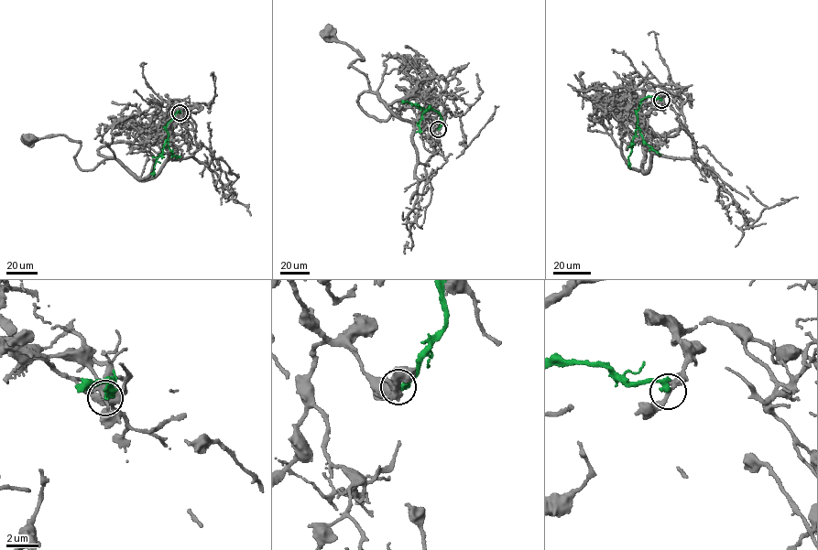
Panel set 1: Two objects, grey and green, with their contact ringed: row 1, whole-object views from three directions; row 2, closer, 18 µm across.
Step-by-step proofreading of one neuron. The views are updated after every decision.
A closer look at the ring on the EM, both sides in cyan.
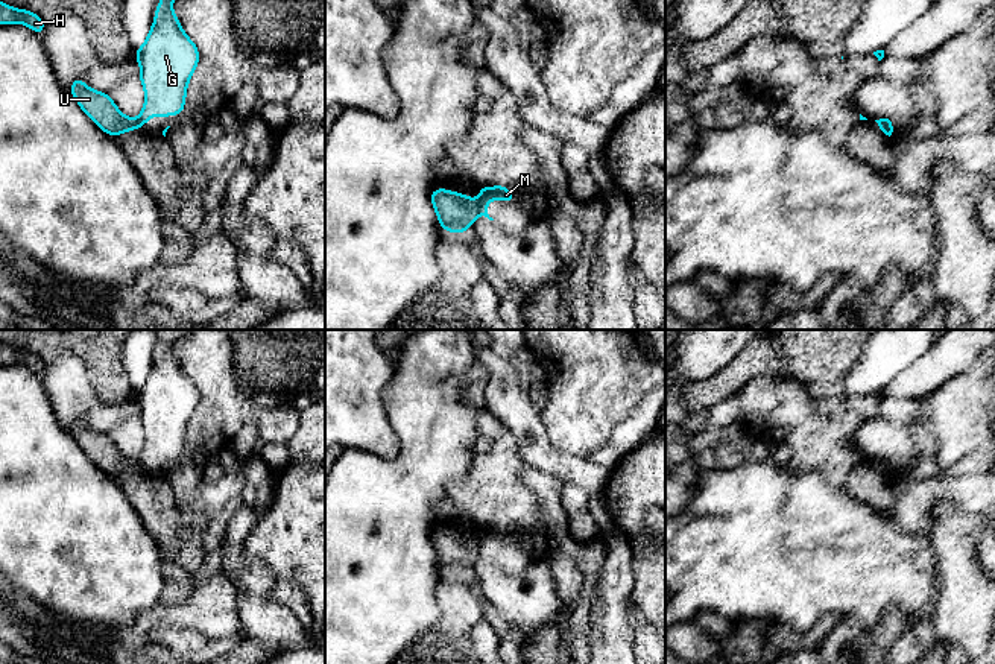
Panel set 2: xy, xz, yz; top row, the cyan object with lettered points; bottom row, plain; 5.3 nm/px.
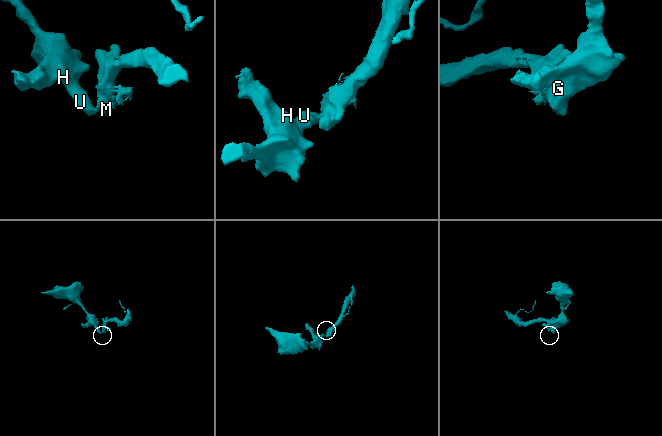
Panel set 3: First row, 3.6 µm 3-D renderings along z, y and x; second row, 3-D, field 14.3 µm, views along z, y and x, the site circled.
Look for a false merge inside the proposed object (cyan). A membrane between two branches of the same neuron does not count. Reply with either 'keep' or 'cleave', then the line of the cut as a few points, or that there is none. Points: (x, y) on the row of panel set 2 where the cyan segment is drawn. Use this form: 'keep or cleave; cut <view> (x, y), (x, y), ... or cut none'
cleave; cut xz (476, 202), (479, 213)

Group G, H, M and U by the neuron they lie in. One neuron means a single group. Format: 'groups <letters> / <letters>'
groups G M / H U

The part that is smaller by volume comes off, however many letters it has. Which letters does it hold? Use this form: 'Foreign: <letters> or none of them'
Foreign: G, M

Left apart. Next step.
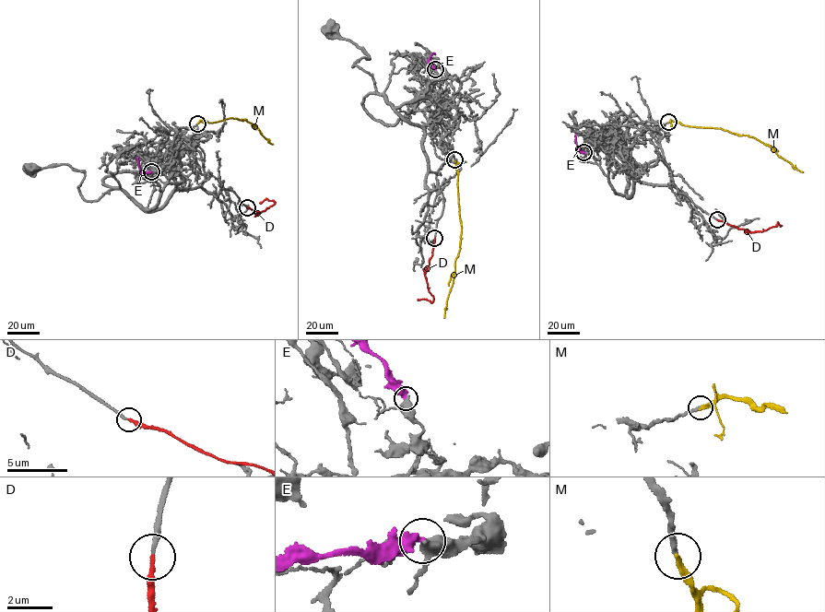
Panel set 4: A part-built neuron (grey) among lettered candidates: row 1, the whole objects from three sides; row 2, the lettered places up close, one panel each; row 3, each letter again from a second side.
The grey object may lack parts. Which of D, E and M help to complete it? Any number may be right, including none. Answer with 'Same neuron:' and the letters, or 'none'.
Same neuron: D, M

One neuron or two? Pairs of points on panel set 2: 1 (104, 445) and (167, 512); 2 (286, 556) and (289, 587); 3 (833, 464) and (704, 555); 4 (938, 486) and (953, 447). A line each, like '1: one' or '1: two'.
1: one
2: two
3: two
4: two

